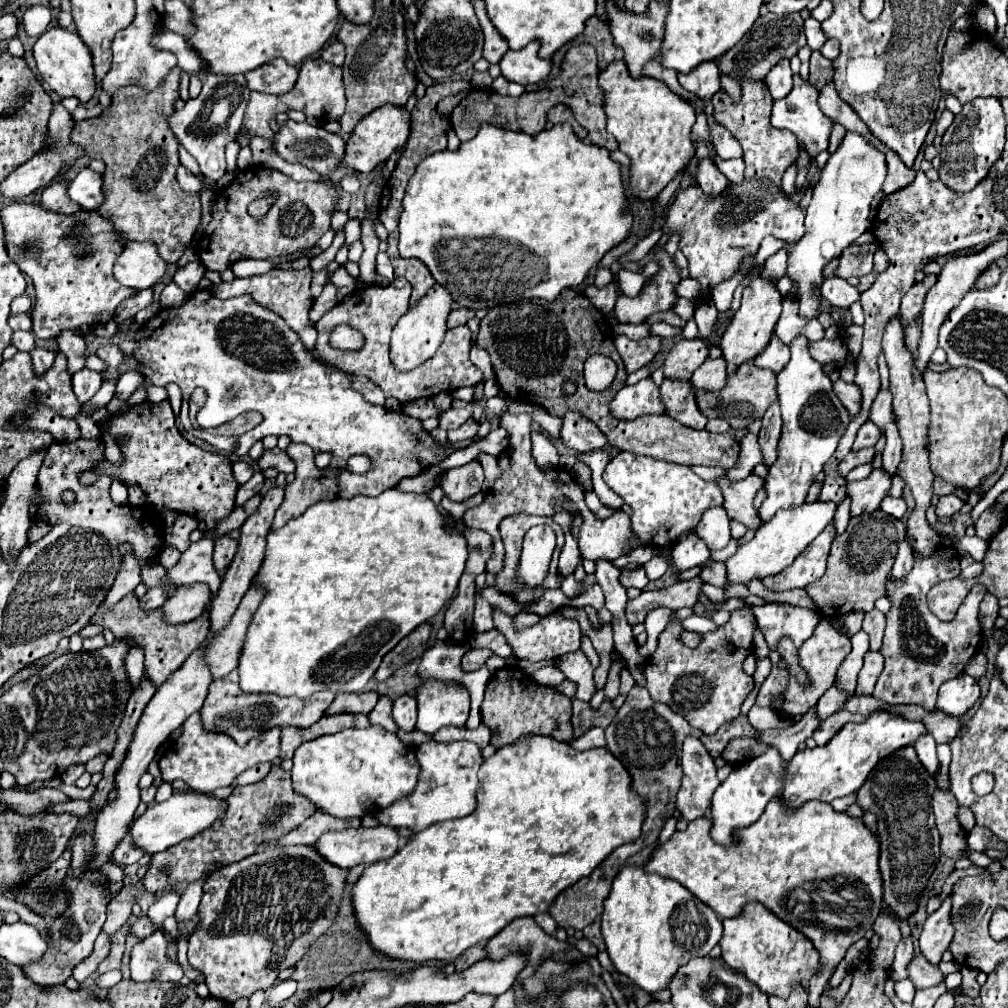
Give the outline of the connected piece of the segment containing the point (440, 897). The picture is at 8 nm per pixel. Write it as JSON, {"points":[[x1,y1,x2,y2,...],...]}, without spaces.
{"points":[[526,734,520,740,516,740,516,744,508,744,504,748,500,748,494,756,490,756,480,772,480,788,478,788,478,808,458,820,446,820,446,822,438,822,418,834,414,834,408,844,398,850,392,858,388,860,380,860,376,864,366,866,366,870,362,872,360,880,356,882,354,890,352,890,352,900,354,900,354,912,360,920,360,928,364,928,368,932,370,944,390,956,390,958,400,958,400,960,414,960,414,962,424,962,424,960,456,960,466,948,480,944,480,942,488,942,492,936,496,936,500,930,504,930,512,920,522,918,522,916,536,916,538,912,548,912,548,908,552,906,552,902,556,900,556,896,574,886,580,878,590,876,602,862,604,858,608,858,612,854,614,848,618,848,624,842,632,842,638,840,642,834,642,824,644,824,644,812,646,812,646,798,636,794,636,790,632,790,632,776,628,774,628,770,624,768,624,764,620,760,616,760,616,756,612,756,612,752,608,752,608,748,590,748,590,750,576,750,566,742,558,742,552,740,552,736,542,736,542,734]]}

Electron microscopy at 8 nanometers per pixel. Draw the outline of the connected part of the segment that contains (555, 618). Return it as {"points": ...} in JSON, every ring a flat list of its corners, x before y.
{"points":[[494,610,494,624,496,628,500,628,500,632,504,632,508,644,512,646,512,652,516,658,524,658,530,662,538,662,538,660,552,660,558,656,564,656,568,652,574,652,580,648,580,626,576,620,564,620,558,612,544,616,544,620,540,620,540,624,526,628,524,632,514,632,512,628,512,618,502,614,500,610]]}

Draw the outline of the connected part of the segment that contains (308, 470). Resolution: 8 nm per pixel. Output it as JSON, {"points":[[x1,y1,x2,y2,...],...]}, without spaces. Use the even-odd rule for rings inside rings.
{"points":[[292,442,288,446,286,454,296,464,296,478,294,478,294,482,290,482,286,486,286,496,284,496,284,502,280,504,280,508,276,510,276,516,274,516,274,522,272,522,272,530,282,528,288,520,300,516,314,502,338,498,338,492,340,492,338,490,338,474,336,474,336,470,330,468,330,466,328,468,318,468,316,462,314,462,314,450,308,444,296,444,296,442]]}

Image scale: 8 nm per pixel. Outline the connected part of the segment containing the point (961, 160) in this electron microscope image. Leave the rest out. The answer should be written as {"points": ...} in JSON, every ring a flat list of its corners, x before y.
{"points":[[988,96,988,98,974,98,972,102,964,104,960,114,954,118,952,126,944,132,942,144,940,144,940,180,956,192,970,192,980,184,980,180,986,178,988,170,994,166,994,162,1000,158,1004,150,1004,130,1006,130,1006,118,1000,106,1000,98]]}

